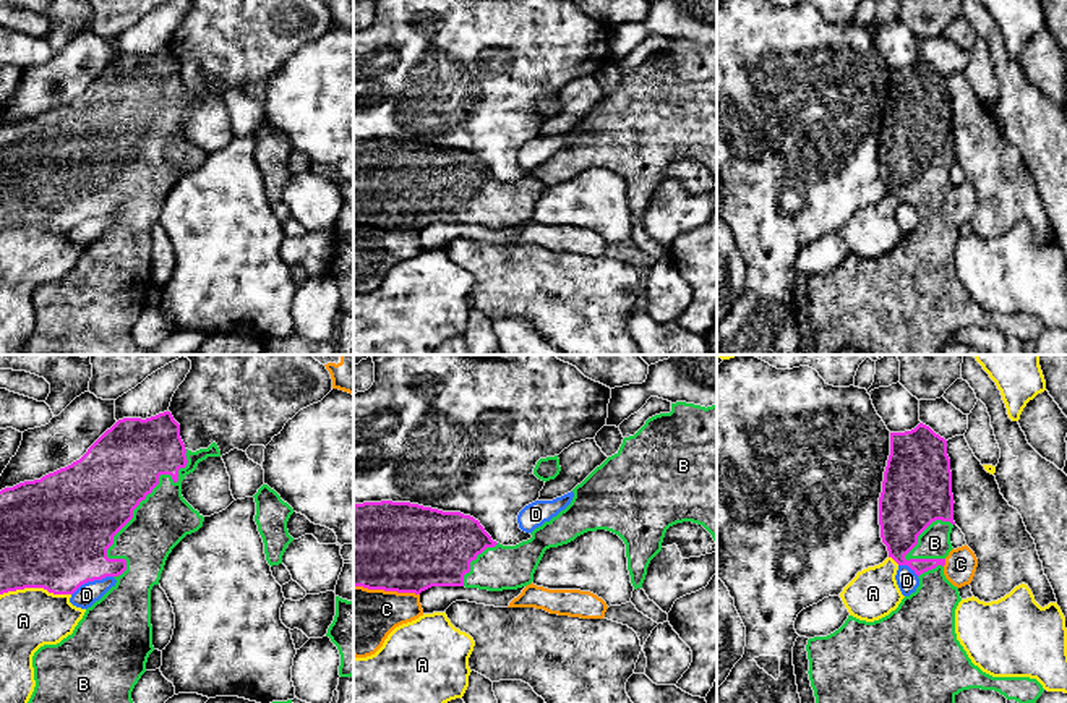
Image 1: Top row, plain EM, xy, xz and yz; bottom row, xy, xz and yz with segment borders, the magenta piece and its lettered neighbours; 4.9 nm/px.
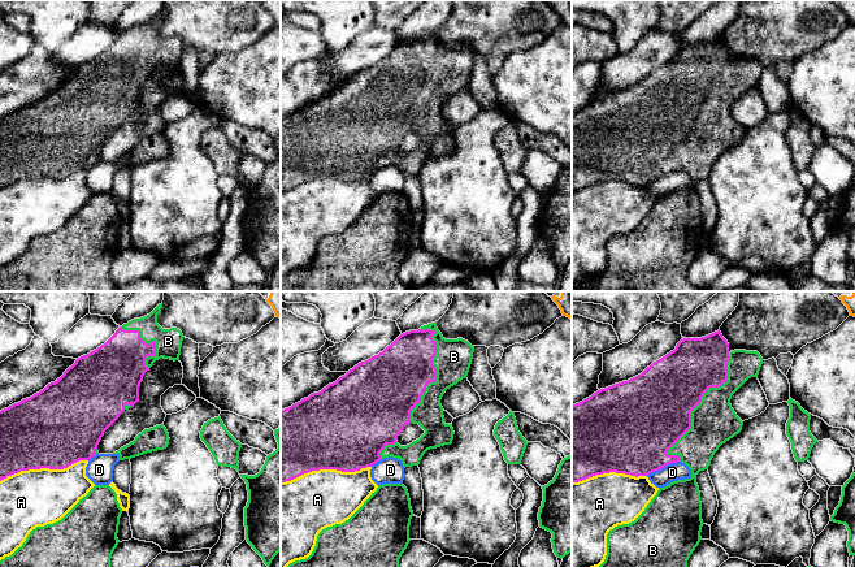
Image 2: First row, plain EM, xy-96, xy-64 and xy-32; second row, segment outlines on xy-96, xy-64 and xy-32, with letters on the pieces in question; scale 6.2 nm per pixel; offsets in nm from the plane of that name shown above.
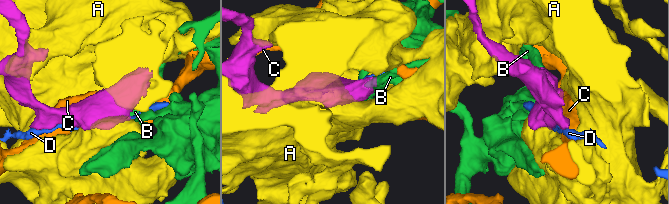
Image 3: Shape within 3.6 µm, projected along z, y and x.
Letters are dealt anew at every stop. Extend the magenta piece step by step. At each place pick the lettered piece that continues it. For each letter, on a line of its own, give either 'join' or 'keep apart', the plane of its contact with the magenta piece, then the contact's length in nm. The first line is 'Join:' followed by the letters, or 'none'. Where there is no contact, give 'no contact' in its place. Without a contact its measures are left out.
Join: B
A: keep apart; contact in xy; length 360 nm
B: join; contact in xy; length 750 nm
C: keep apart; contact in xz; length 340 nm
D: keep apart; contact in xy; length 220 nm

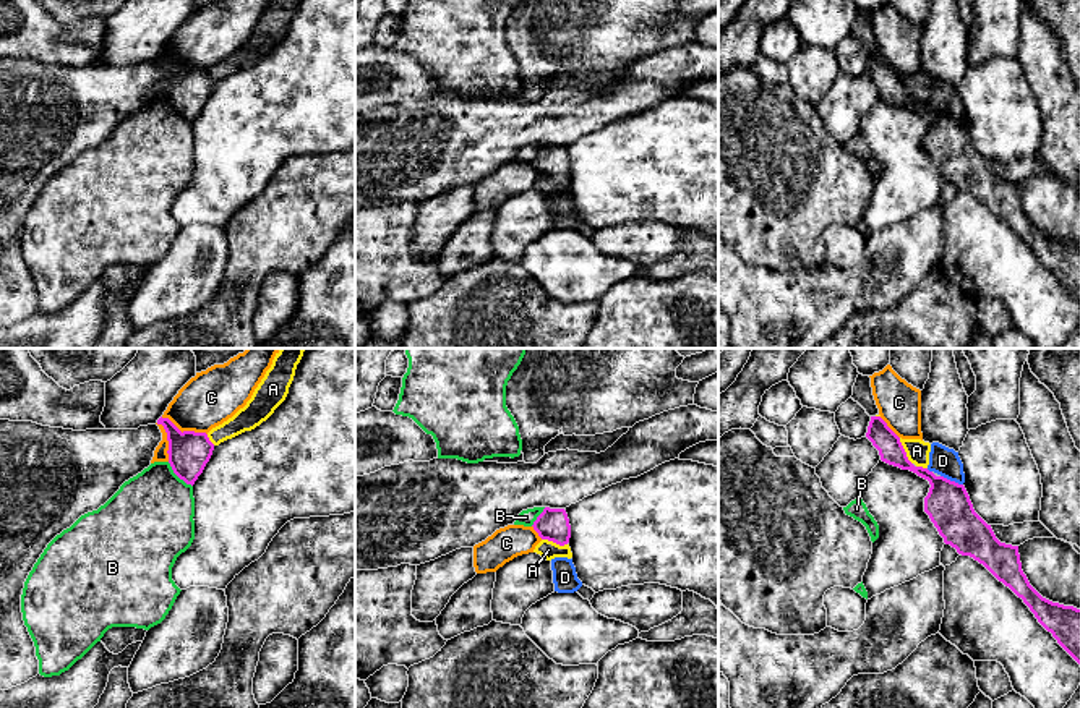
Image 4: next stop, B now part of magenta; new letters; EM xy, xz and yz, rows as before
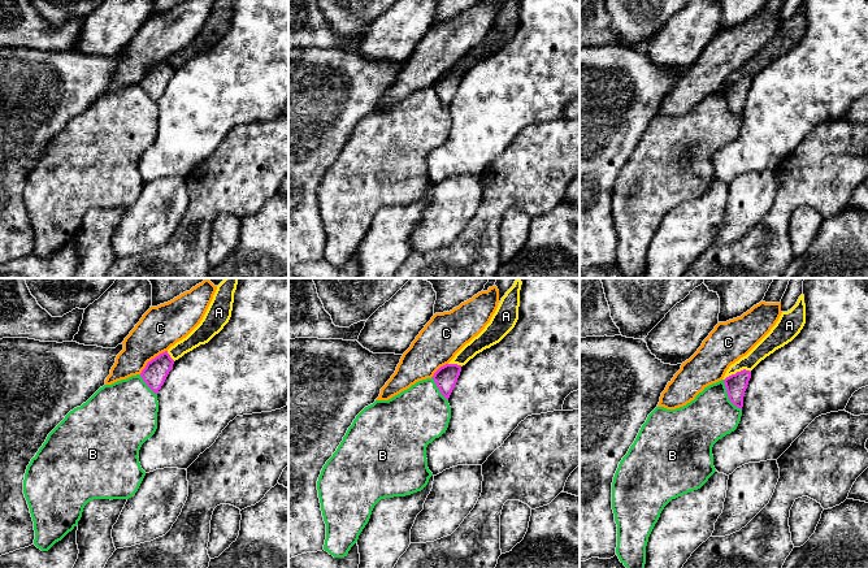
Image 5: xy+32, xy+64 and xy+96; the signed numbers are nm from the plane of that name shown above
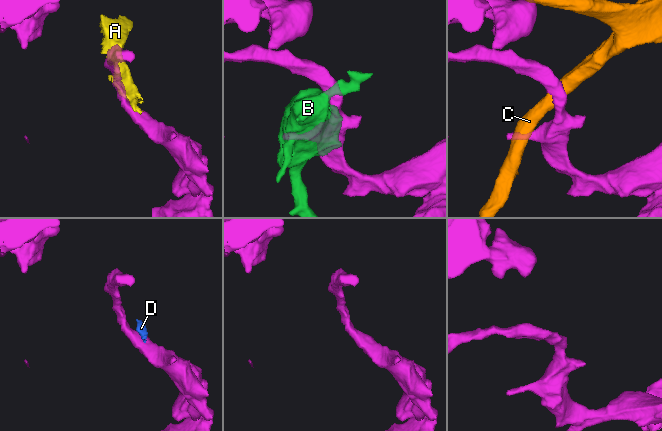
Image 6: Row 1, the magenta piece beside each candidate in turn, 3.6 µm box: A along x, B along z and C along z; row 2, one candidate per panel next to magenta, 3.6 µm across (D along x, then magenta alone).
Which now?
Join: none
A: keep apart; contact in yz; length 150 nm
B: keep apart; contact in xy; length 180 nm
C: keep apart; contact in xy; length 240 nm
D: keep apart; contact in yz; length 120 nm

